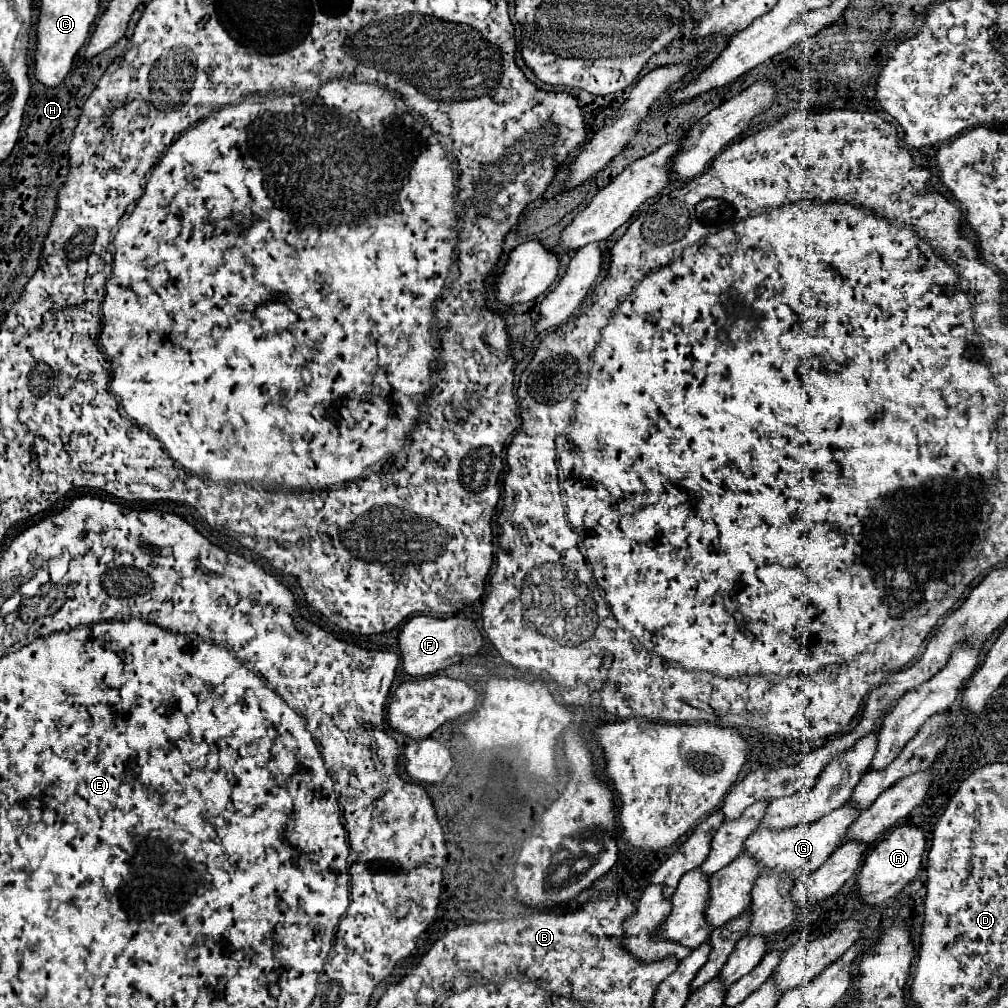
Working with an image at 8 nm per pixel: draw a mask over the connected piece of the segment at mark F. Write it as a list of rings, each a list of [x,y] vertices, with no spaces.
[[[413,616],[409,618],[397,636],[397,646],[401,650],[401,666],[409,676],[429,676],[445,670],[449,664],[459,662],[465,656],[473,656],[483,646],[483,636],[475,622],[469,618],[433,618],[433,616]]]

